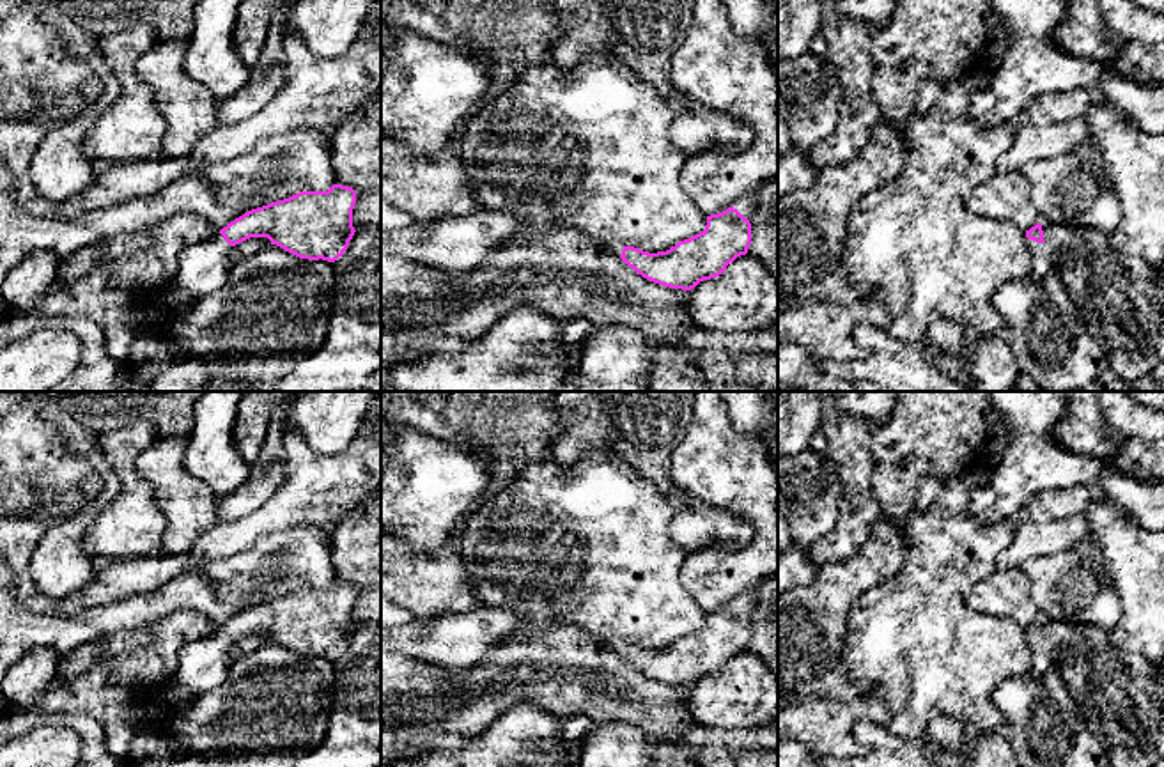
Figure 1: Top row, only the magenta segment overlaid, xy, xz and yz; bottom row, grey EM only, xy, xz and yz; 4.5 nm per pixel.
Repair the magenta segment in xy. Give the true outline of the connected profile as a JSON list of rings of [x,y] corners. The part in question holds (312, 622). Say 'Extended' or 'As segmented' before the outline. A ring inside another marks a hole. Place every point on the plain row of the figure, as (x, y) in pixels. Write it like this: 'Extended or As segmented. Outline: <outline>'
Extended. Outline: [[[333,581],[328,588],[299,588],[244,609],[223,624],[214,636],[182,647],[168,698],[174,703],[195,700],[220,687],[234,662],[232,645],[250,634],[268,634],[271,641],[299,655],[335,659],[356,629],[354,600],[353,585]]]

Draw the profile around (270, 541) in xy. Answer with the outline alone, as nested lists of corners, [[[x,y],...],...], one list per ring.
[[[317,526],[273,531],[259,537],[248,551],[197,572],[216,585],[223,602],[250,608],[299,588],[328,588],[337,577],[331,531]]]

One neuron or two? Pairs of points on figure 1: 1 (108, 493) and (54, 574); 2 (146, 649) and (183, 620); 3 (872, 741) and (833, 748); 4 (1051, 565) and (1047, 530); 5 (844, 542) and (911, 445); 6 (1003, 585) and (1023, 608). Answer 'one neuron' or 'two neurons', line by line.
1: one neuron
2: one neuron
3: two neurons
4: two neurons
5: two neurons
6: one neuron

